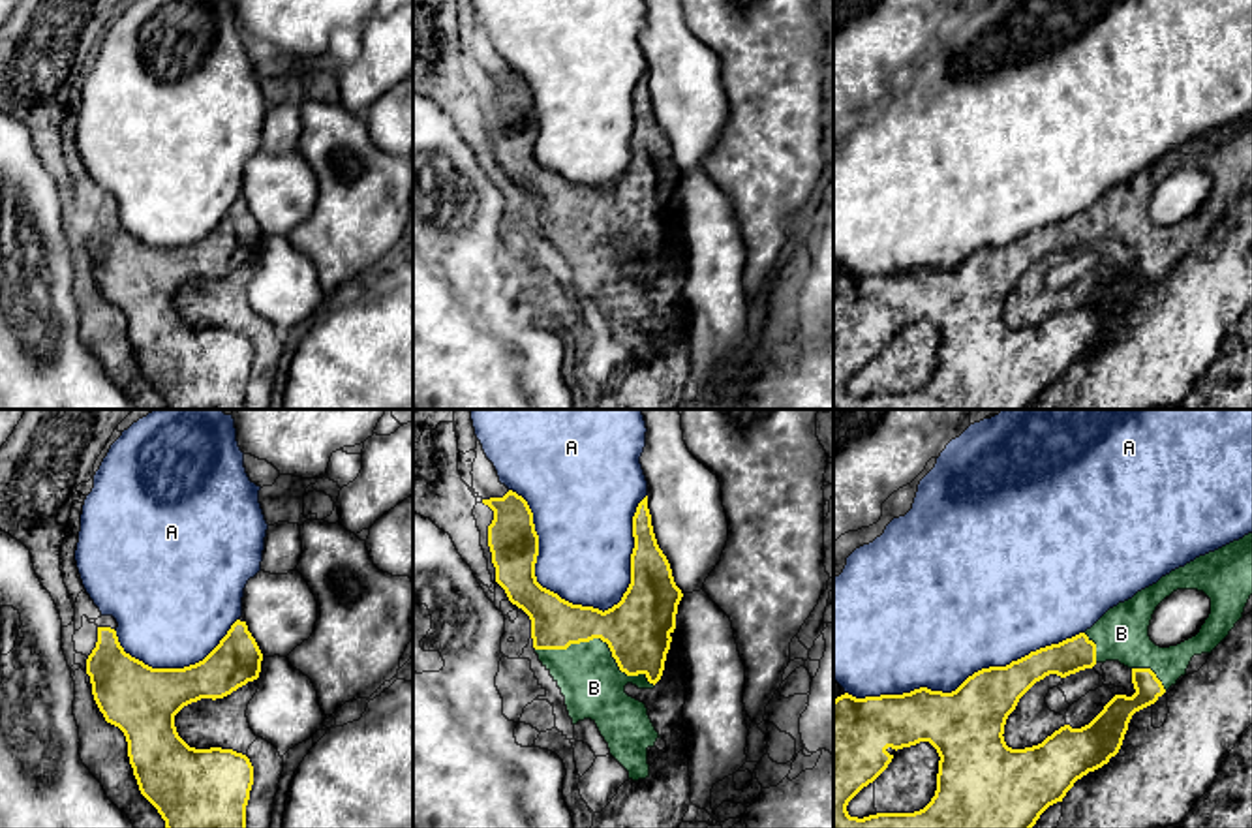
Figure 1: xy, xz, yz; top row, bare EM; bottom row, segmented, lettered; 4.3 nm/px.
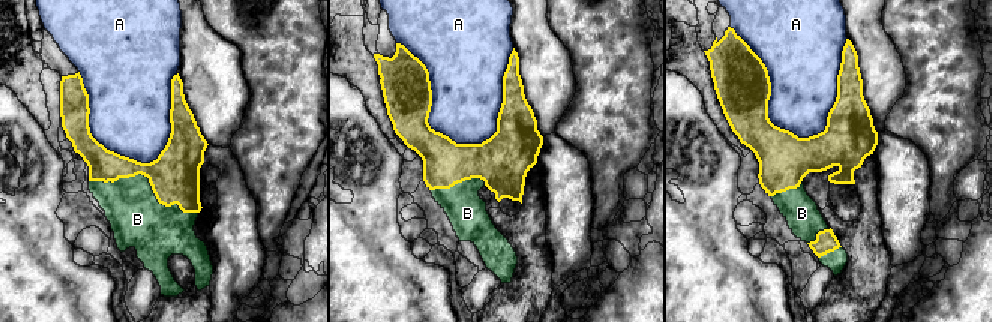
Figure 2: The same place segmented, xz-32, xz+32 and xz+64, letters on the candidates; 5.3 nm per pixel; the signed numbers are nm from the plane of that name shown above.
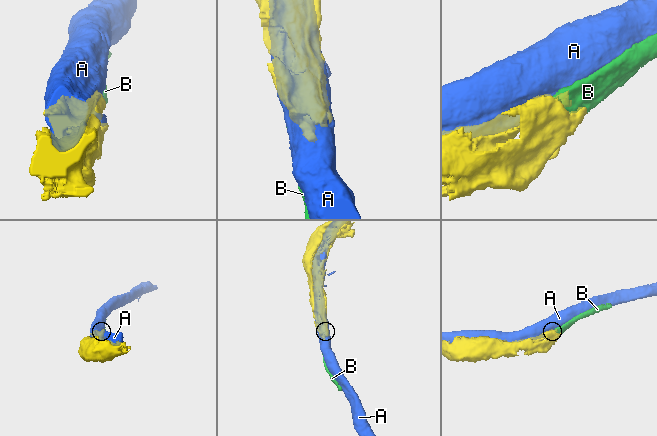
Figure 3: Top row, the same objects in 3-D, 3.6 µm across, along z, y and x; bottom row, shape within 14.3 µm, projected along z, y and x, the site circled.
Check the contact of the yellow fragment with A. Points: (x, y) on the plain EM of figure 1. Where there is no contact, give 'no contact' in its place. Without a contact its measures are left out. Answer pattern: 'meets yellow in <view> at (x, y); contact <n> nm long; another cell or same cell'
meets yellow in xz at (534, 153); contact 700 nm long; another cell

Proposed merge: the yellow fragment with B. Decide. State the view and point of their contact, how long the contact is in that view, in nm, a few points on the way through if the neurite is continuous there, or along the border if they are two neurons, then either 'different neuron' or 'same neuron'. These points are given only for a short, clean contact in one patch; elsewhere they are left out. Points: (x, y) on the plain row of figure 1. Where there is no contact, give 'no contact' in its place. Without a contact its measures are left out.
meets yellow in xz at (601, 218); contact 550 nm long; same neuron

